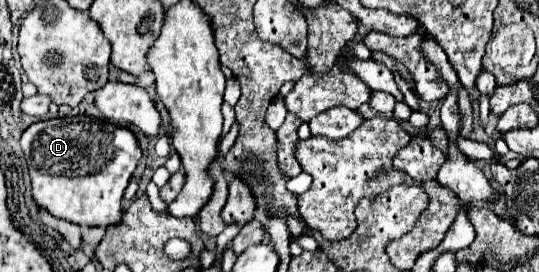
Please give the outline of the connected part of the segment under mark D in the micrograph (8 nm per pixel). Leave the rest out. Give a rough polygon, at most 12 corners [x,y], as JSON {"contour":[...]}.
{"contour":[[92,116],[28,126],[38,208],[122,218],[136,136]]}

